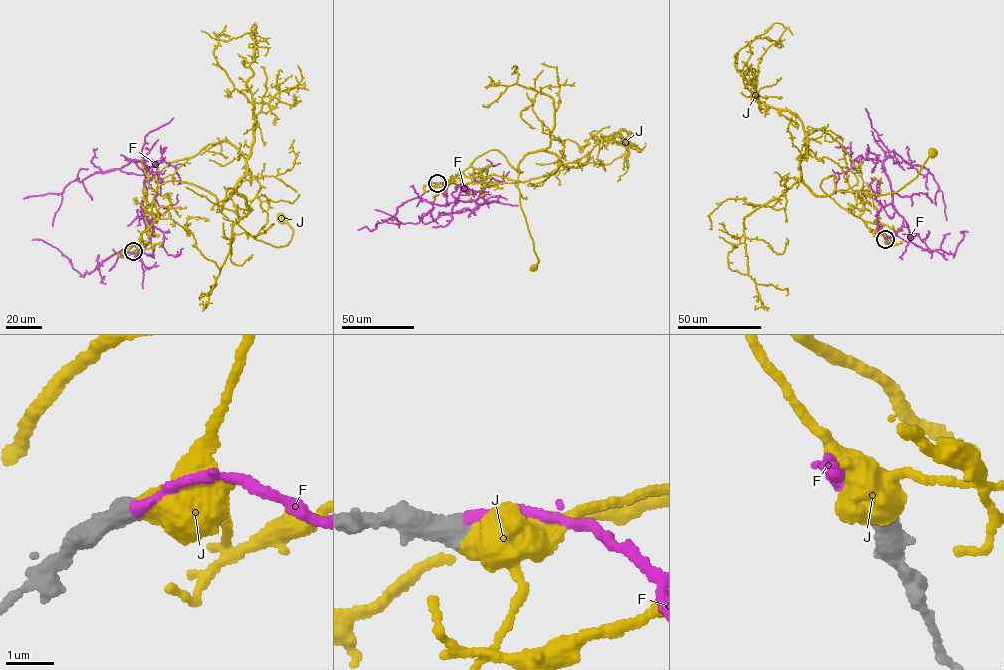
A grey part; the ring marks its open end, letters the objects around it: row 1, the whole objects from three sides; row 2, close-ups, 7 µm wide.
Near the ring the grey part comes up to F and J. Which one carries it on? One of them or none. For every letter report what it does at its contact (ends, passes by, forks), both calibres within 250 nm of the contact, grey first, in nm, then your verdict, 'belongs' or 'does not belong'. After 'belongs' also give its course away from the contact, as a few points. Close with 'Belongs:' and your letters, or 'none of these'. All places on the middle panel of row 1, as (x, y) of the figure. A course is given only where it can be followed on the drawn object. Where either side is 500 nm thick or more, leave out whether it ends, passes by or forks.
F: 500/200 nm | belongs | via (437, 183), (446, 189), (447, 205), (474, 200), (476, 207), (426, 223), (421, 217), (414, 224), (375, 209)
J: 500/650 nm | does not belong
Belongs: F

